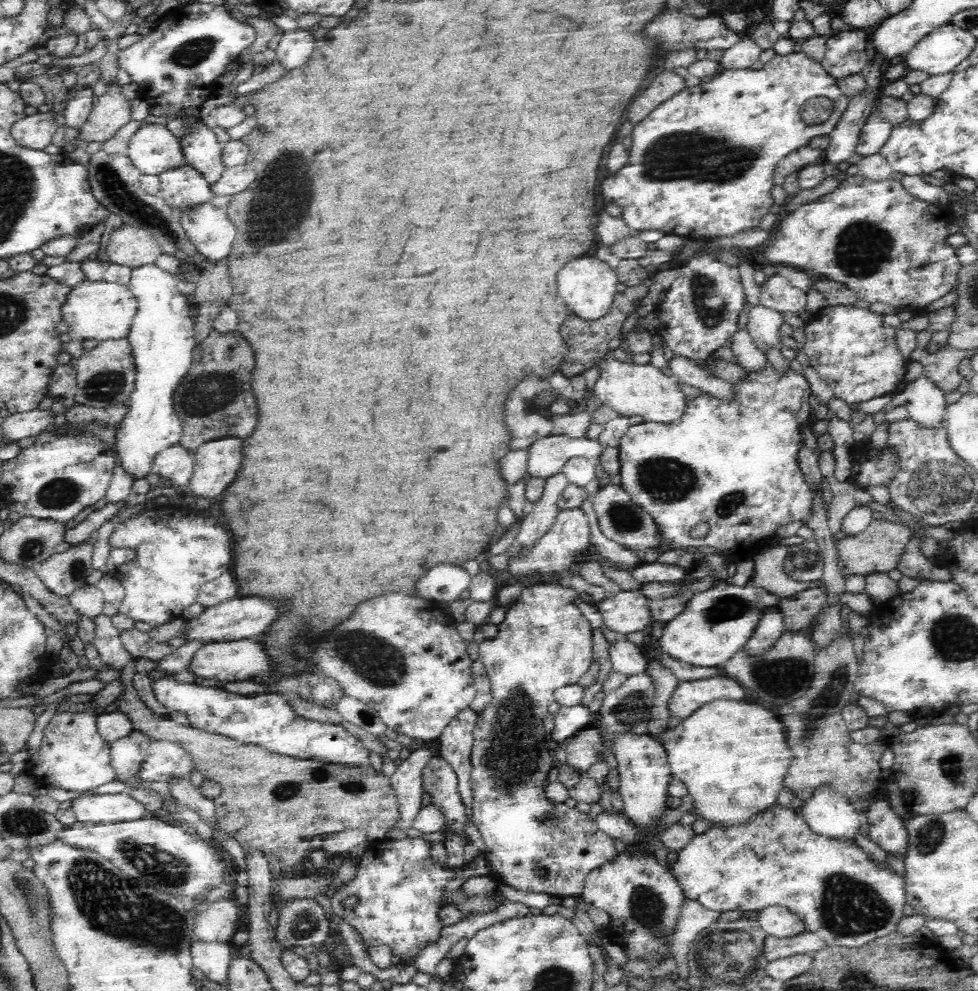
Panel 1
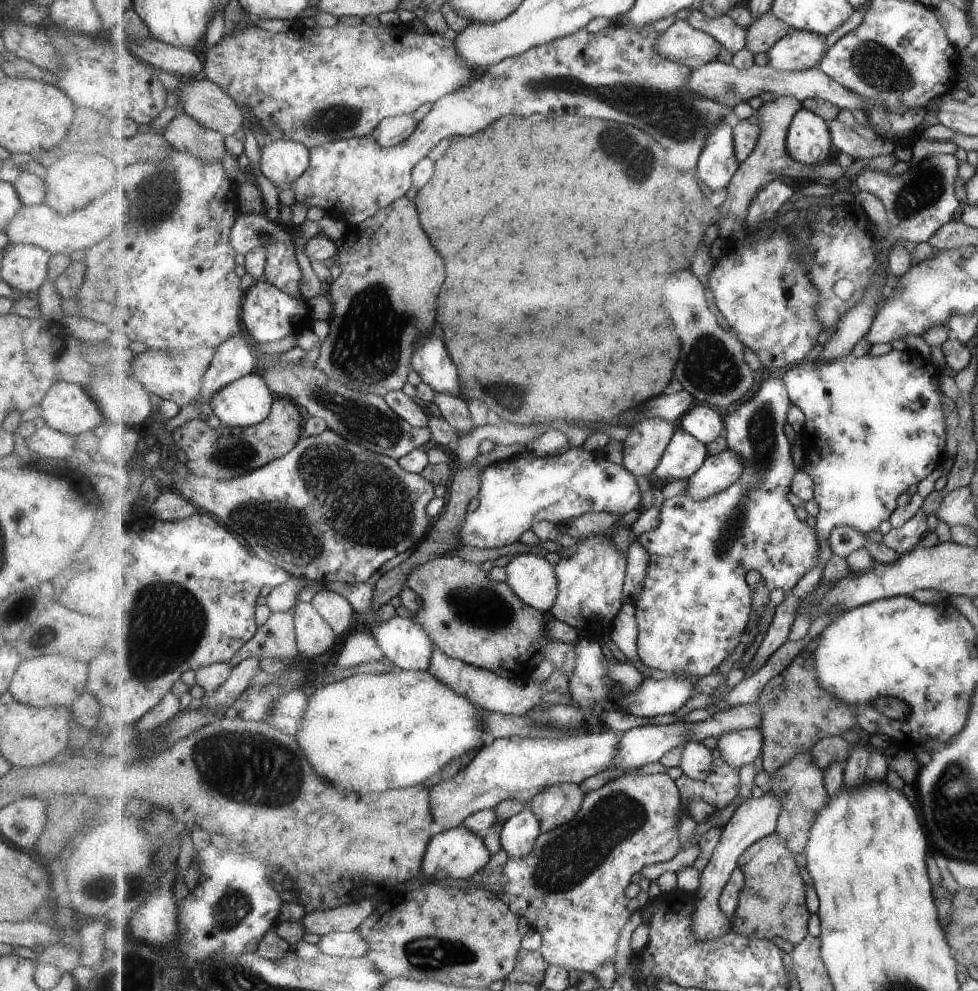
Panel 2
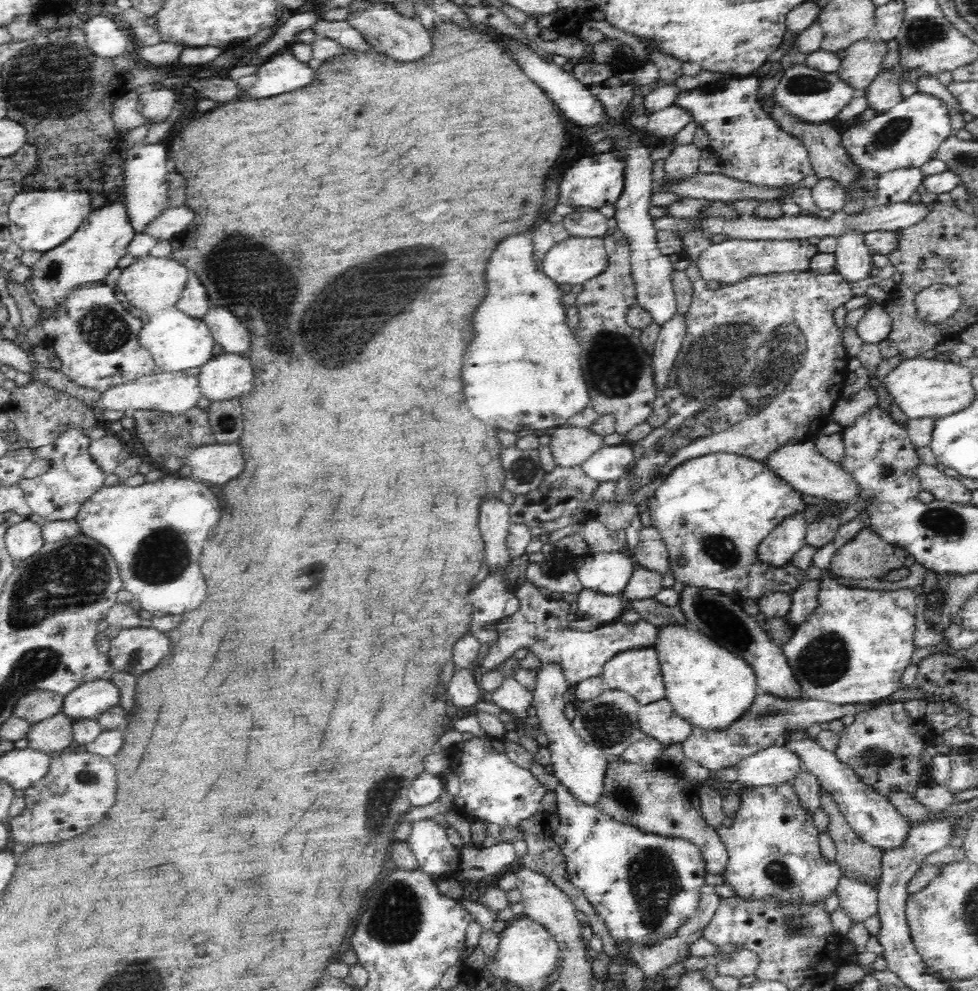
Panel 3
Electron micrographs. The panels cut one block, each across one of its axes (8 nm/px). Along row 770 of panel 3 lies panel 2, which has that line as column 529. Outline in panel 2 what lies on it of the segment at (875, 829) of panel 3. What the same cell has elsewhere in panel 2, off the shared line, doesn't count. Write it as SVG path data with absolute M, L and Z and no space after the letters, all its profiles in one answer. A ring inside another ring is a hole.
M529 806L519 814L505 820L500 830L502 849L509 859L522 859L535 850L541 836L540 818Z

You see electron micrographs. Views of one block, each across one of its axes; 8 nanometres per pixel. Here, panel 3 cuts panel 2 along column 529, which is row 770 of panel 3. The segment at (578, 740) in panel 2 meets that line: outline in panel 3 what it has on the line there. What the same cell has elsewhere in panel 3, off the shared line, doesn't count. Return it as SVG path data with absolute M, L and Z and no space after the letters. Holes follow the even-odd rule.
M786 747L763 748L737 765L737 780L748 787L792 782L802 770L800 757Z

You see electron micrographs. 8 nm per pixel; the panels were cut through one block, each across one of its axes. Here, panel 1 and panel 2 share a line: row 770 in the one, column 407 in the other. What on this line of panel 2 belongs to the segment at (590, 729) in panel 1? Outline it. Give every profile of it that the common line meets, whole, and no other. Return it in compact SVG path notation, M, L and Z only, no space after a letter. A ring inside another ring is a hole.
M447 555L446 557L439 557L438 559L429 561L424 565L414 568L407 578L406 586L412 588L421 597L421 610L415 612L412 616L412 620L415 620L417 624L427 632L427 636L431 638L434 646L440 649L444 654L449 655L451 658L462 660L467 664L491 671L495 676L499 678L514 679L518 678L521 680L529 680L531 672L533 672L539 665L550 665L555 669L564 669L566 674L571 678L575 665L576 665L576 645L556 639L550 635L548 631L548 616L532 606L527 606L525 602L517 596L517 593L512 589L512 586L507 582L497 582L494 578L491 578L491 573L481 563L469 562L459 558L459 556Z

